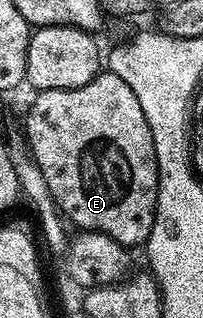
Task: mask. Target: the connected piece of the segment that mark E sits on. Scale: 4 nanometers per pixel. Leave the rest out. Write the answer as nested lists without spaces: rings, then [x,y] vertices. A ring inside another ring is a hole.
[[[102,70],[84,86],[38,92],[35,97],[26,116],[29,155],[44,174],[58,211],[82,232],[108,234],[108,238],[127,246],[145,245],[158,205],[158,159],[148,118],[144,118],[132,86],[114,72]]]

